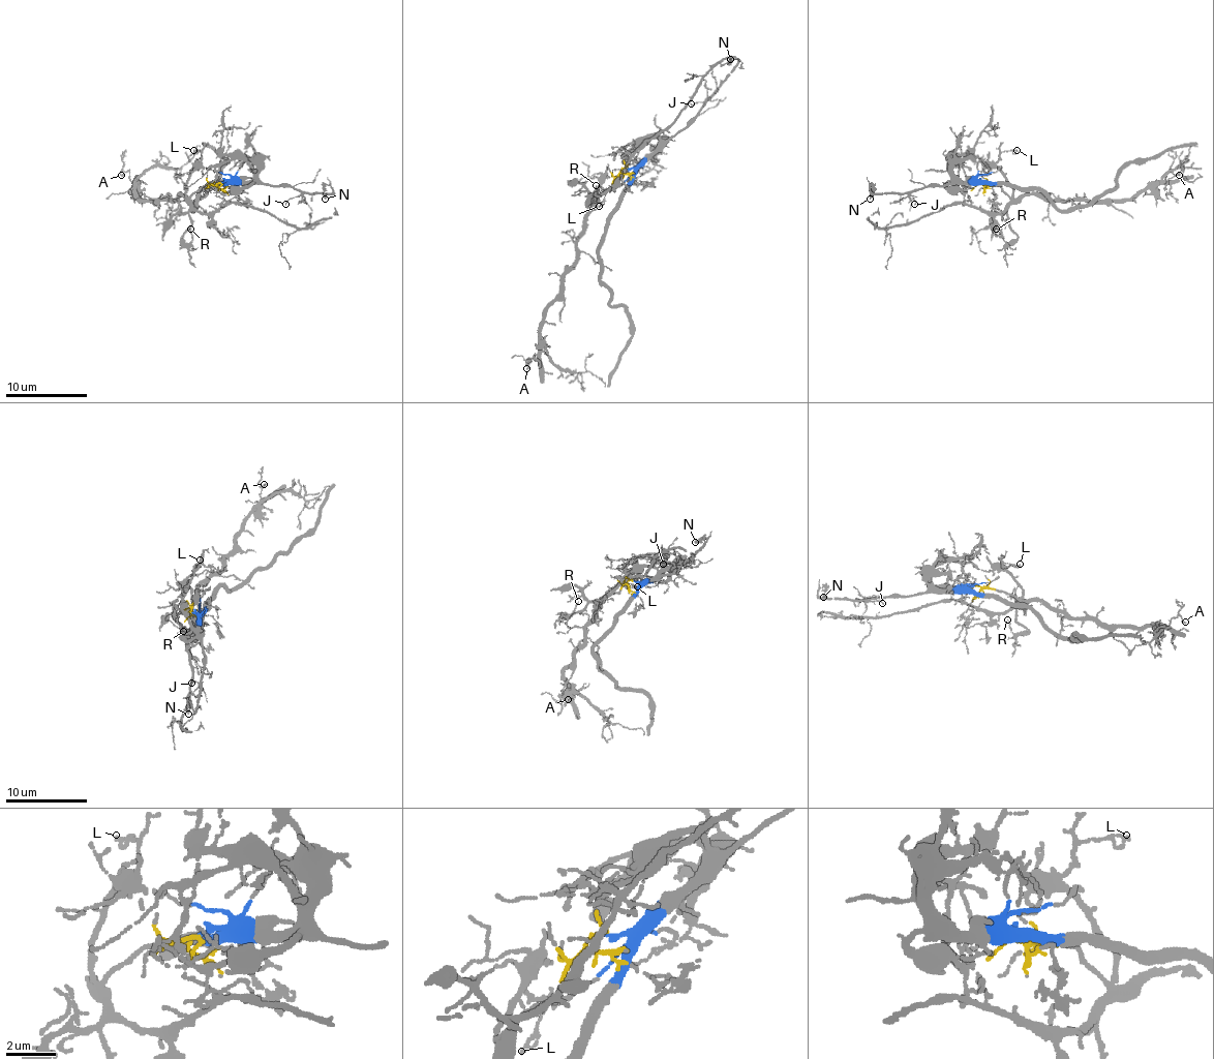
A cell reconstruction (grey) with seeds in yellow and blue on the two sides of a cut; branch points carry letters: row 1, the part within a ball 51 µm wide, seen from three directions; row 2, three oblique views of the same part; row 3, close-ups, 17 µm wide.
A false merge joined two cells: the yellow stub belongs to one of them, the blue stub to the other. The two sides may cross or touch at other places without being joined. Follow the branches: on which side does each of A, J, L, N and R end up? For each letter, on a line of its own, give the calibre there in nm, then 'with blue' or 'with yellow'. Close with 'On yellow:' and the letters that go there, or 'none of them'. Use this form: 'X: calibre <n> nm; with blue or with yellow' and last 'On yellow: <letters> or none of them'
A: calibre 130 nm; with yellow
J: calibre 100 nm; with blue
L: calibre 160 nm; with yellow
N: calibre 180 nm; with blue
R: calibre 100 nm; with yellow
On yellow: A, L, R

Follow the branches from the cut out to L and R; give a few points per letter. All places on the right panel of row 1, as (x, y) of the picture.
L: (979, 182), (1000, 186), (1012, 193), (998, 159), (1004, 151), (1015, 149)
R: (979, 182), (1000, 186), (1010, 198), (1008, 227), (1018, 239), (1006, 243), (996, 229)

